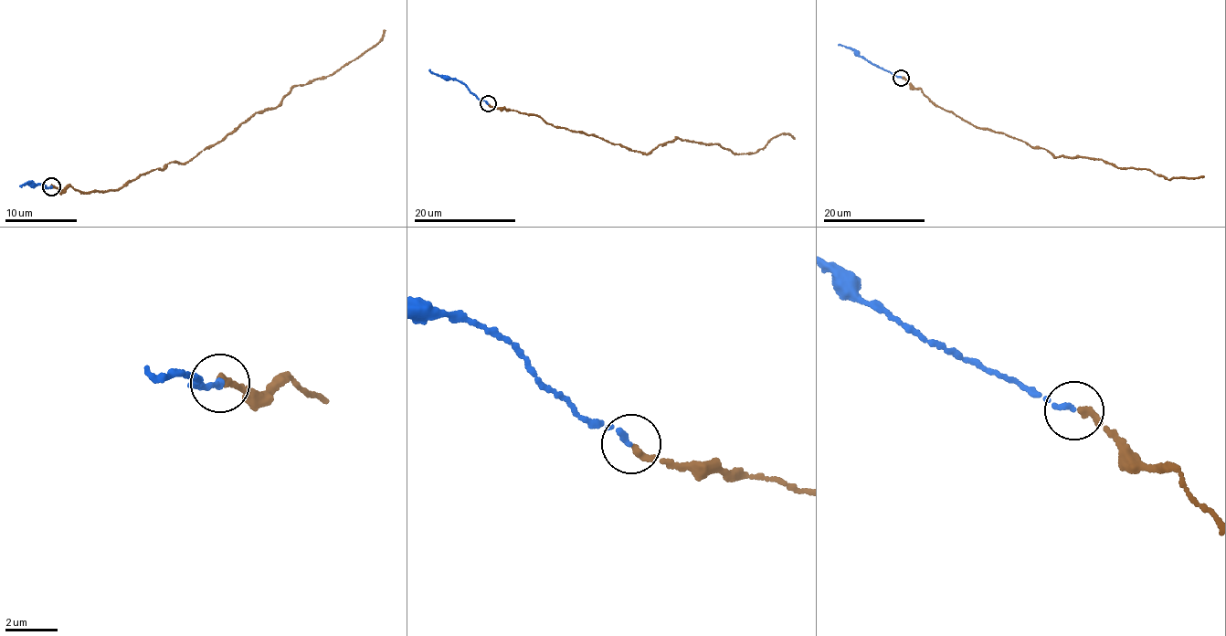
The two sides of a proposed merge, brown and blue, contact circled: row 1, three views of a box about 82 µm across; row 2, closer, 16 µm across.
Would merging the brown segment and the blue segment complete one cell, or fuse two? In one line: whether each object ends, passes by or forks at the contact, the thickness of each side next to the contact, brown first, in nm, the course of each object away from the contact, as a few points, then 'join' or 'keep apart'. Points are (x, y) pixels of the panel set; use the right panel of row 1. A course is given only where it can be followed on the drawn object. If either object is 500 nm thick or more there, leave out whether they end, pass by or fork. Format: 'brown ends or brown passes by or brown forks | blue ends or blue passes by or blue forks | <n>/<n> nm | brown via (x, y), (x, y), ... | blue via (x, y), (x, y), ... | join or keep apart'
brown ends | blue ends | 280/240 nm | brown via (902, 77), (973, 126), (1041, 148), (1053, 157), (1102, 159), (1121, 168), (1146, 169), (1169, 180), (1204, 175) | blue via (901, 77), (838, 44) | join

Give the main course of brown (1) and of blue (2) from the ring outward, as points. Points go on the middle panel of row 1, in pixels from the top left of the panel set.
1: (488, 104), (646, 154), (677, 138), (743, 153), (786, 132), (794, 139)
2: (488, 103), (462, 82), (444, 79), (428, 69)

